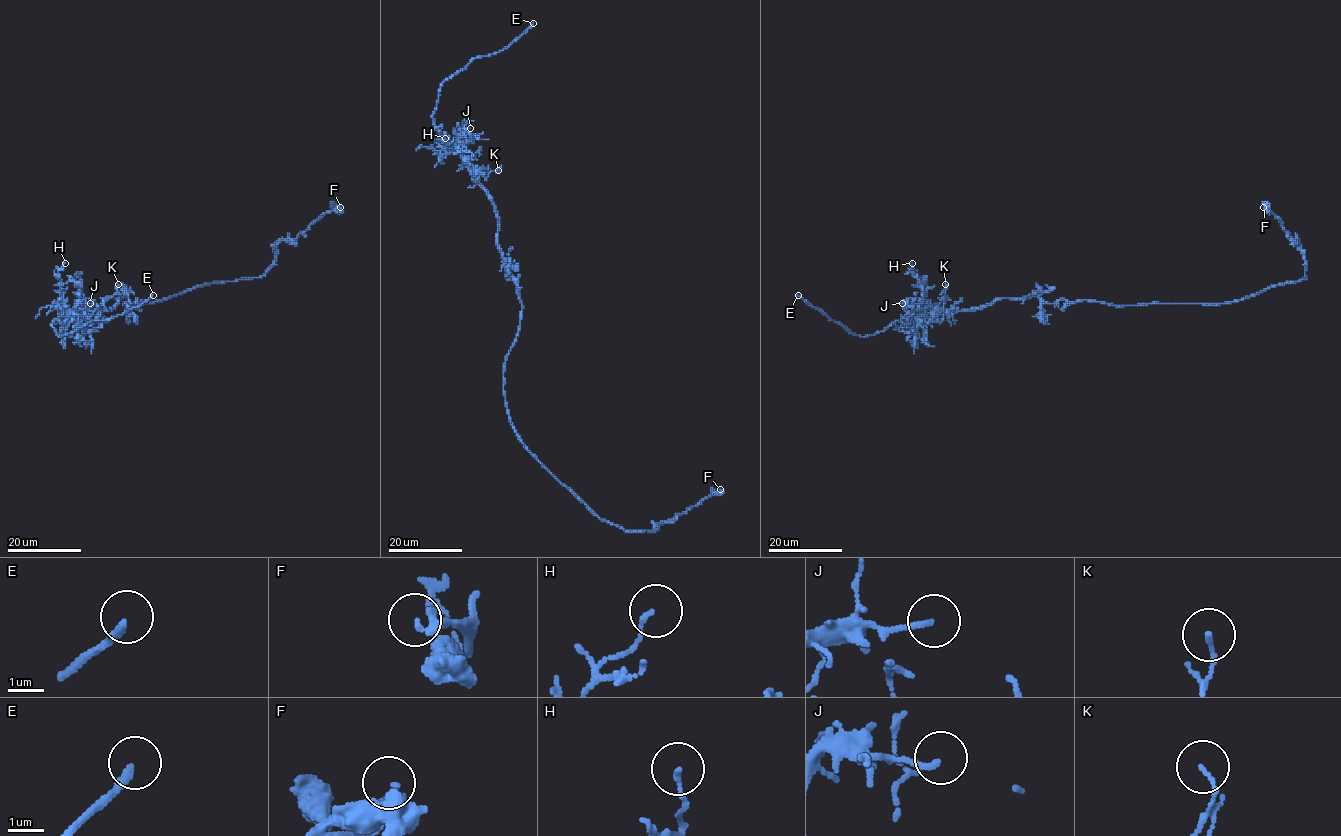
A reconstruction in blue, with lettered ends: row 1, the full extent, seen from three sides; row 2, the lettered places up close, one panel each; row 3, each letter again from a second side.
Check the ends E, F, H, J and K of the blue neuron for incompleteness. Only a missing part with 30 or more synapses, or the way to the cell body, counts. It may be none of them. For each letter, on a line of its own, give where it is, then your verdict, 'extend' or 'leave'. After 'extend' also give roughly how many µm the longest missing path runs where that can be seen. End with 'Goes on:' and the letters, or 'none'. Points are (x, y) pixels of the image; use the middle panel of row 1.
E: place (533, 23); extend; missing 20 µm
F: place (720, 489); leave
H: place (445, 138); leave
J: place (470, 128); leave
K: place (498, 170); leave
Goes on: E

